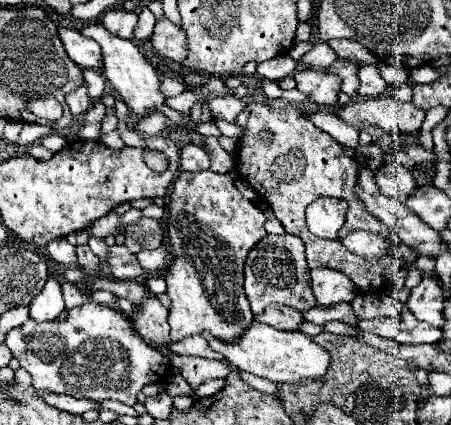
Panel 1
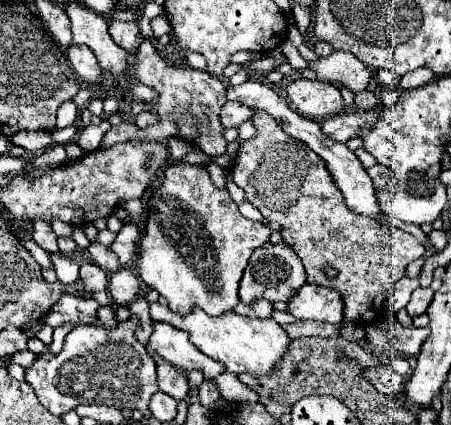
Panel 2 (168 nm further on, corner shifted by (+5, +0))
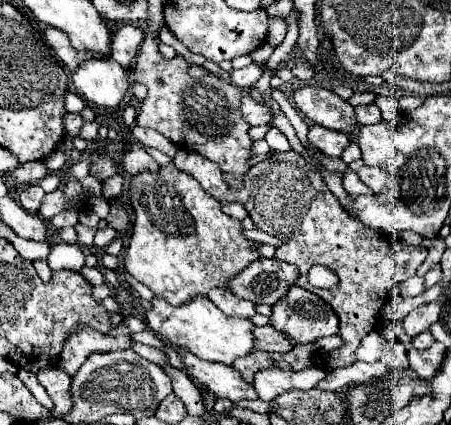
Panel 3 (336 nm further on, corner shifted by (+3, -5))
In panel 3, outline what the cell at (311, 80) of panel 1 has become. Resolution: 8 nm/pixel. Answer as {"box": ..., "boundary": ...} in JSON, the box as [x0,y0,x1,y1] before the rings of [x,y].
{"box":[293,86,355,134],"boundary":[[[303,86],[295,90],[293,104],[303,118],[329,130],[351,134],[355,130],[355,108],[341,100],[333,90],[319,86]]]}

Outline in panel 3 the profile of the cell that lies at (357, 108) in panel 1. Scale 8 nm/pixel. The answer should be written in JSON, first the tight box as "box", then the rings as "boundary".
{"box":[307,124,349,158],"boundary":[[[311,124],[309,126],[309,134],[307,134],[307,140],[311,146],[315,146],[317,150],[321,150],[323,154],[331,156],[331,158],[339,158],[341,152],[349,146],[349,136],[341,134],[341,132],[333,132],[333,130],[327,130],[323,126],[315,126]]]}

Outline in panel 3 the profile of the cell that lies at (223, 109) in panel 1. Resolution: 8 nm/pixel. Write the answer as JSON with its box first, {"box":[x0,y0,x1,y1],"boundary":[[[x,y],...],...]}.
{"box":[241,92,271,126],"boundary":[[[243,92],[243,100],[241,100],[241,112],[243,118],[251,124],[251,126],[261,126],[261,124],[269,124],[271,122],[271,110],[259,102],[255,102],[247,92]]]}

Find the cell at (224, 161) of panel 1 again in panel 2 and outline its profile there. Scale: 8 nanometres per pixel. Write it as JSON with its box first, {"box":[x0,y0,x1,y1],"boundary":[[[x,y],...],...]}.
{"box":[101,41,227,155],"boundary":[[[143,41],[139,45],[137,57],[135,57],[135,75],[141,83],[153,87],[159,91],[159,99],[153,101],[153,113],[161,117],[157,125],[151,125],[147,129],[139,129],[135,125],[123,123],[119,127],[111,127],[101,141],[101,149],[111,147],[119,141],[165,141],[167,137],[179,137],[189,141],[195,147],[201,147],[201,151],[209,155],[223,155],[227,141],[221,139],[223,125],[219,123],[219,107],[227,101],[225,99],[225,83],[207,71],[191,69],[191,67],[173,67],[169,65],[163,55],[157,51],[157,47],[151,41]]]}

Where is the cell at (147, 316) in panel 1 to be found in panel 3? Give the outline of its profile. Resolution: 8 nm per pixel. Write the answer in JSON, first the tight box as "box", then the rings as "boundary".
{"box":[177,348,257,402],"boundary":[[[177,348],[177,352],[193,380],[201,386],[207,386],[217,398],[229,398],[233,402],[257,398],[253,384],[245,384],[245,378],[235,368],[225,368],[225,364],[217,362],[205,362],[183,348]]]}

